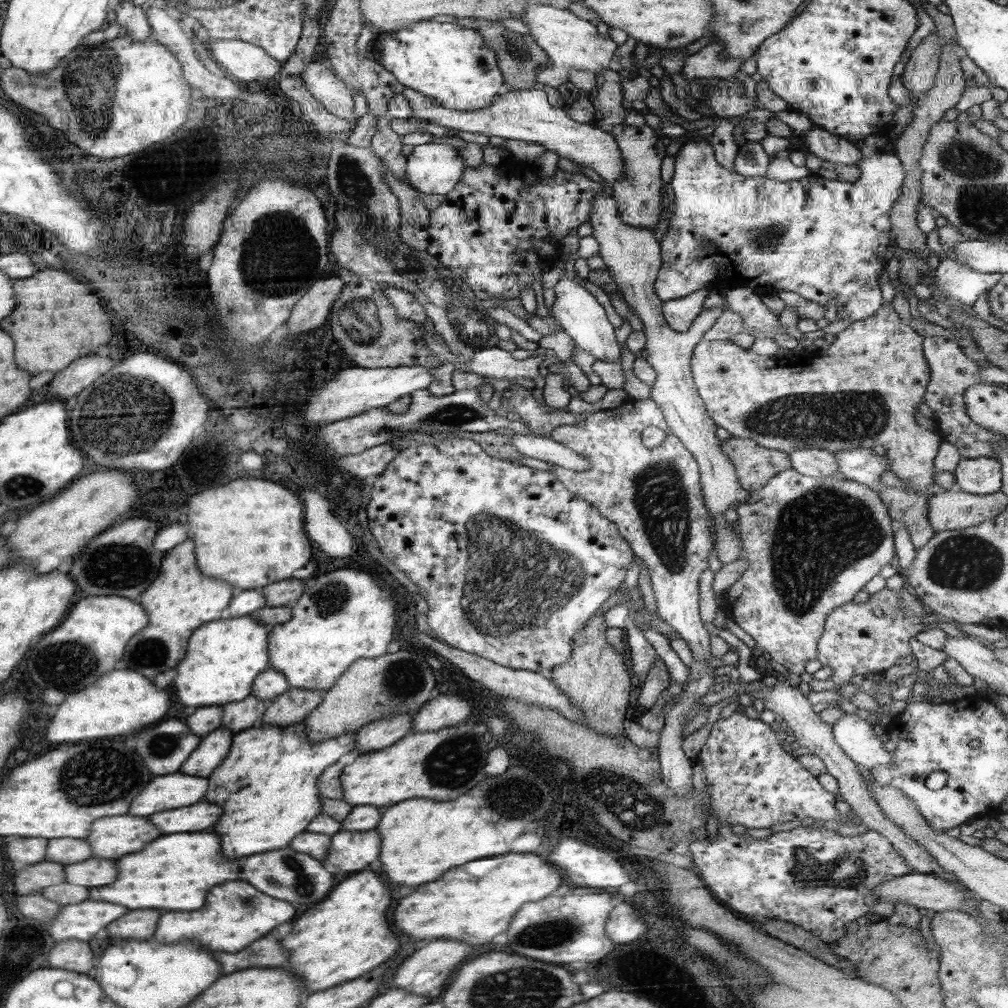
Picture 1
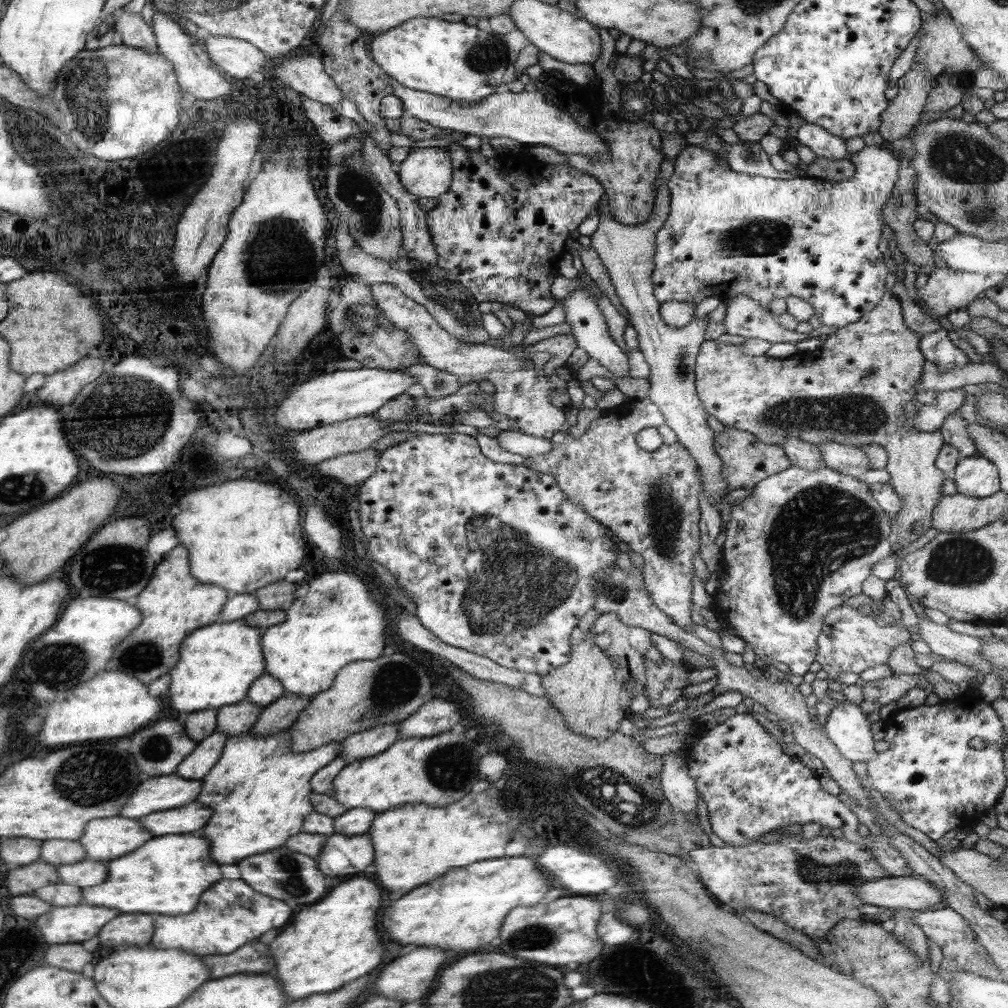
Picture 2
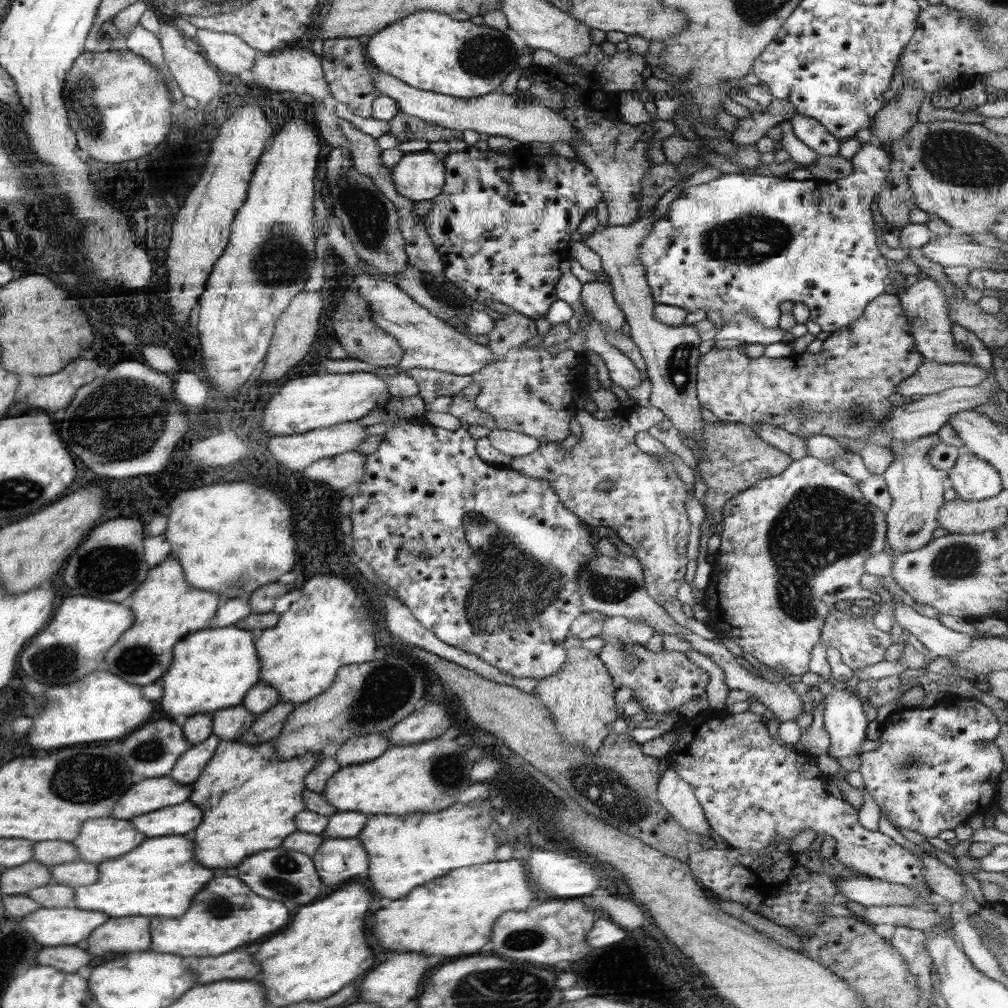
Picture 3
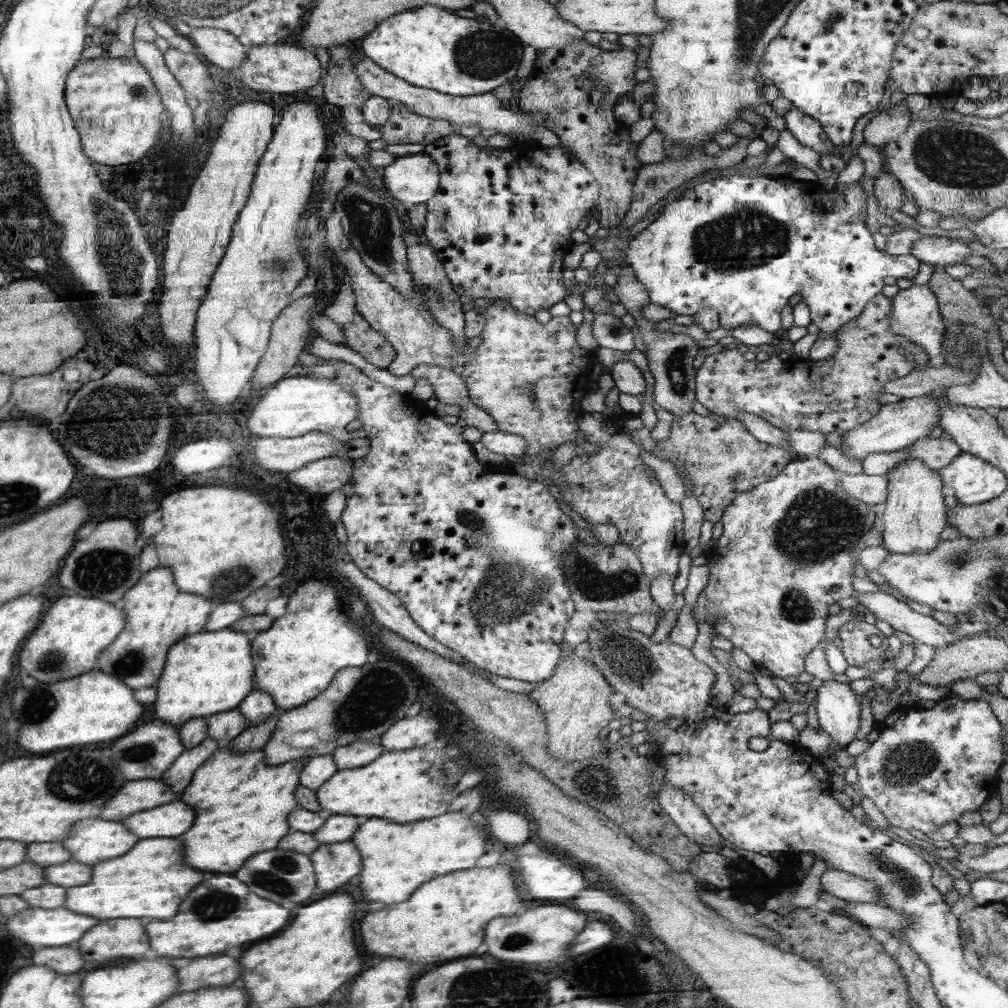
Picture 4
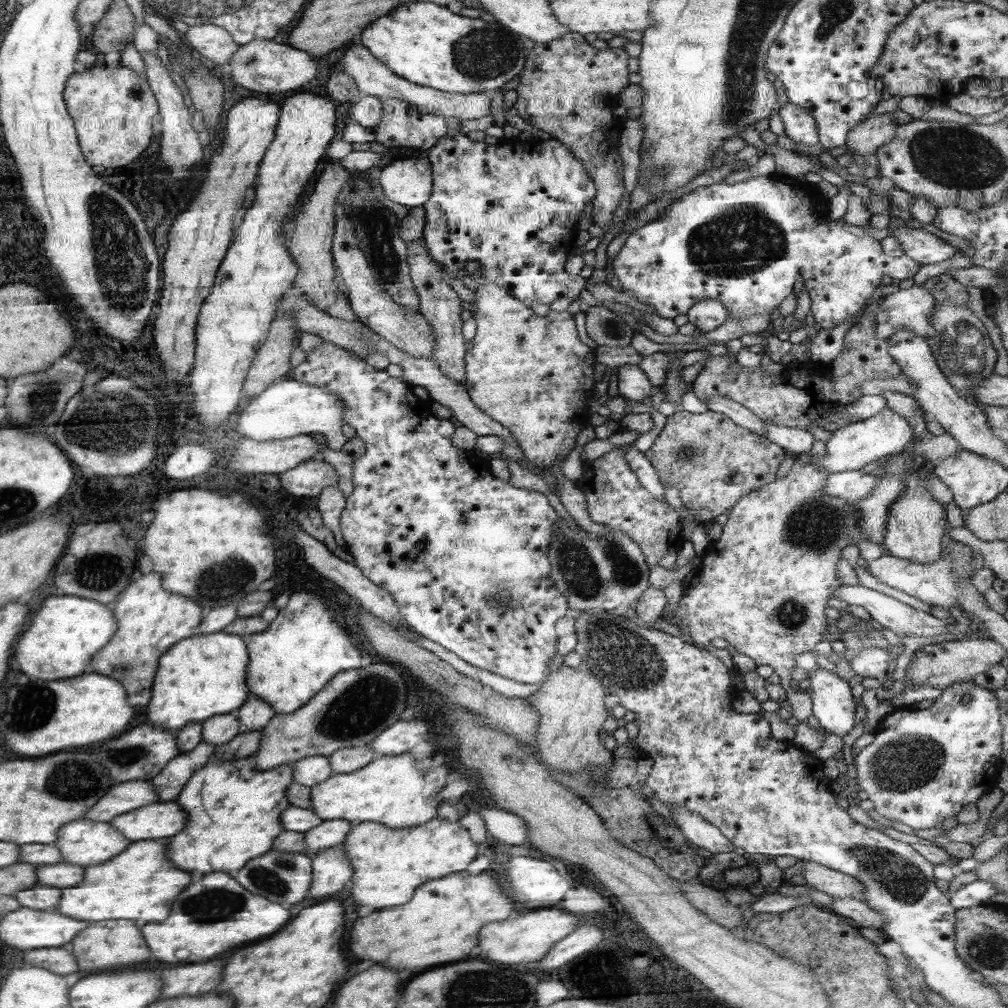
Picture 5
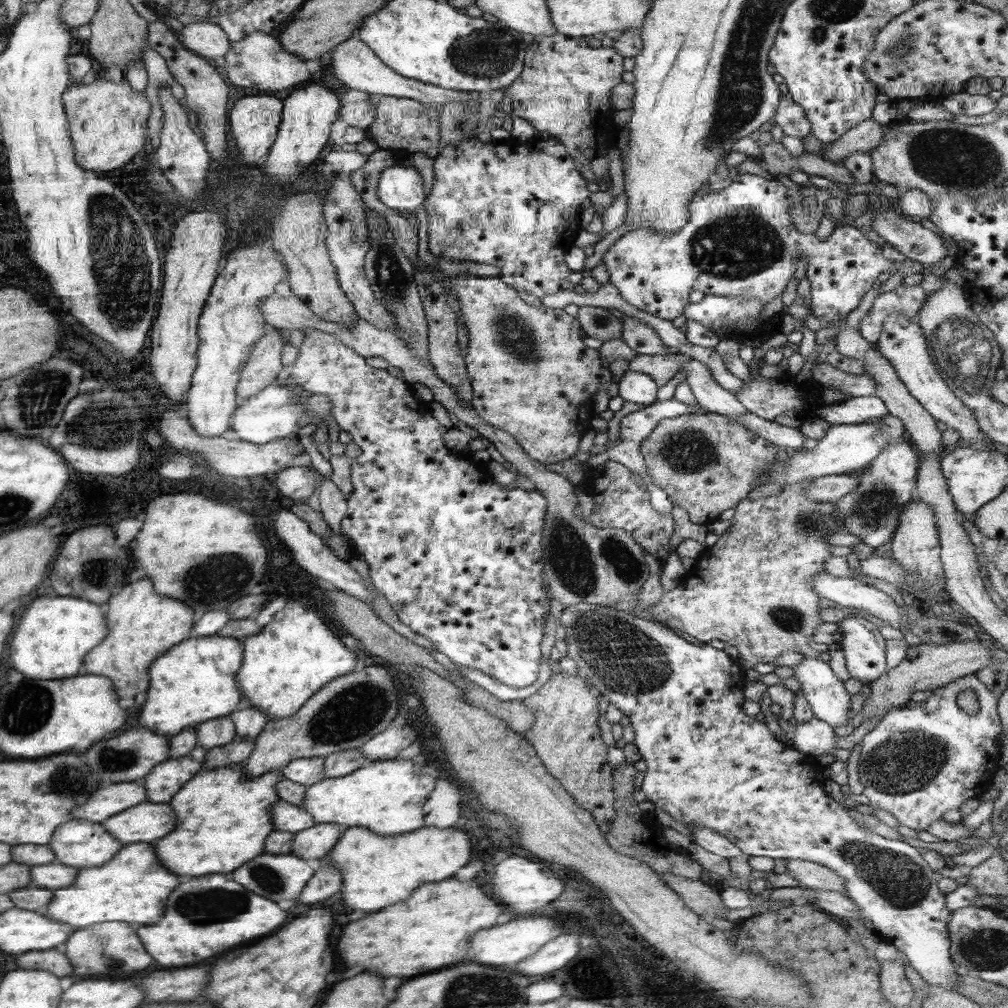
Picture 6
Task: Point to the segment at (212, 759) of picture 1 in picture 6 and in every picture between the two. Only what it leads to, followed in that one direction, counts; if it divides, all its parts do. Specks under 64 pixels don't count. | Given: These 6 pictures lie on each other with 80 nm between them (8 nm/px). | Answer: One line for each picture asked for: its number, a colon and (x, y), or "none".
2: (196, 766)
3: (189, 767)
4: (182, 771)
5: (173, 777)
6: (168, 777)

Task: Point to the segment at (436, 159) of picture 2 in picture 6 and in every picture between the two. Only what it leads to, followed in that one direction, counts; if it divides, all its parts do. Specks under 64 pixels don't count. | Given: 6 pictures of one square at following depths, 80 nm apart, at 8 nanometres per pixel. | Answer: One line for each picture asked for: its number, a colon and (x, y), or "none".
3: (419, 176)
4: (414, 179)
5: (409, 182)
6: (400, 187)

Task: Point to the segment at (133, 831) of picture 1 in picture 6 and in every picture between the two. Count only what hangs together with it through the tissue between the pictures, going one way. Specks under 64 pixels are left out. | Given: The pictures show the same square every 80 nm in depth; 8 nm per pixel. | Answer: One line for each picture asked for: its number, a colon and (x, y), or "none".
2: (108, 838)
3: (103, 838)
4: (94, 840)
5: (87, 843)
6: (80, 844)

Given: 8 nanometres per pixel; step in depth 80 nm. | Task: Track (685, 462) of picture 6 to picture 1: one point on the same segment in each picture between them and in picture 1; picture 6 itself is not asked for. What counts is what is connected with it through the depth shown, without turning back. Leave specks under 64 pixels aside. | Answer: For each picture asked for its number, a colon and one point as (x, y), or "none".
1: (755, 465)
2: (747, 460)
3: (732, 457)
4: (721, 459)
5: (713, 462)

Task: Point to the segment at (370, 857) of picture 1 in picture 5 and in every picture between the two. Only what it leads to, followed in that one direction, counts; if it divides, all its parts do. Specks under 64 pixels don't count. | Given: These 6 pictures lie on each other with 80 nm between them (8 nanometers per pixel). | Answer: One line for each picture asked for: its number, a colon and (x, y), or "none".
2: (345, 855)
3: (337, 860)
4: (336, 864)
5: (332, 871)

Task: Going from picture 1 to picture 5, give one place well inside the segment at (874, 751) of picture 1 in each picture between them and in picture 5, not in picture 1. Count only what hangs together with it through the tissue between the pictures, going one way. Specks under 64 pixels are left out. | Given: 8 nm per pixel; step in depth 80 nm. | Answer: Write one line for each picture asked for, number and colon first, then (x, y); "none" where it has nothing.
2: (848, 727)
3: (845, 721)
4: (838, 710)
5: (834, 705)

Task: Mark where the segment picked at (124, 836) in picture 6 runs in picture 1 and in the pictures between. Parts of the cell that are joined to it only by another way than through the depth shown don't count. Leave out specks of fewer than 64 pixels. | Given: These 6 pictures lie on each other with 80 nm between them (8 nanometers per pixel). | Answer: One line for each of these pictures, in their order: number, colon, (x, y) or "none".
1: (190, 818)
2: (191, 818)
3: (179, 819)
4: (172, 820)
5: (166, 819)

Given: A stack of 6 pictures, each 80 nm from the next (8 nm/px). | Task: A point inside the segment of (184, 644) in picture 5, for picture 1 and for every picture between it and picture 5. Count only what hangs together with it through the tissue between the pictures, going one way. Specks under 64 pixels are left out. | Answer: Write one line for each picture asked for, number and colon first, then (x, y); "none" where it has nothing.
1: (225, 656)
2: (218, 663)
3: (215, 668)
4: (210, 672)

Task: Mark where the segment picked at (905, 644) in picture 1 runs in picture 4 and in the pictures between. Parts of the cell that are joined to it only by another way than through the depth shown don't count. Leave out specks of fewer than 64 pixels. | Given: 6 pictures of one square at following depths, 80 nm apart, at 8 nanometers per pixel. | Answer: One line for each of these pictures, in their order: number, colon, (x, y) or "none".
2: (850, 641)
3: (852, 636)
4: (856, 648)

